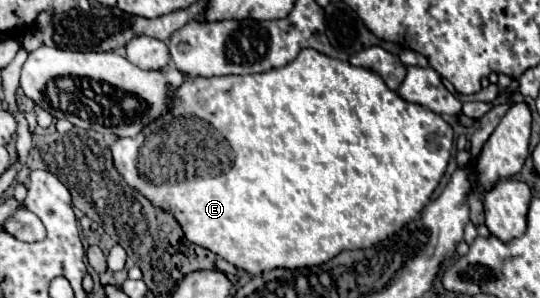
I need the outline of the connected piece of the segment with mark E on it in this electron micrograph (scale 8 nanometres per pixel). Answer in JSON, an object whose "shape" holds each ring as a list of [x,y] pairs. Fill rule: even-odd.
{"shape":[[[301,49],[297,59],[293,59],[285,67],[269,69],[265,73],[223,75],[223,77],[185,75],[185,81],[181,87],[175,89],[169,101],[169,111],[165,115],[149,123],[137,137],[115,139],[109,149],[113,155],[113,165],[117,165],[117,171],[121,173],[123,181],[131,189],[137,189],[137,193],[141,193],[151,205],[157,205],[157,209],[169,209],[169,213],[177,217],[185,233],[185,239],[189,243],[213,251],[215,255],[223,257],[237,269],[245,269],[251,275],[261,275],[263,271],[277,269],[277,267],[299,269],[299,267],[321,265],[333,259],[343,249],[371,247],[387,239],[395,231],[399,231],[409,221],[417,219],[445,173],[451,147],[453,147],[453,129],[441,115],[433,113],[431,109],[425,109],[423,105],[401,99],[371,69],[355,67],[349,61],[333,59],[315,49]],[[205,171],[207,171],[207,181],[189,181],[189,175],[197,177],[197,175],[203,175]]]}

